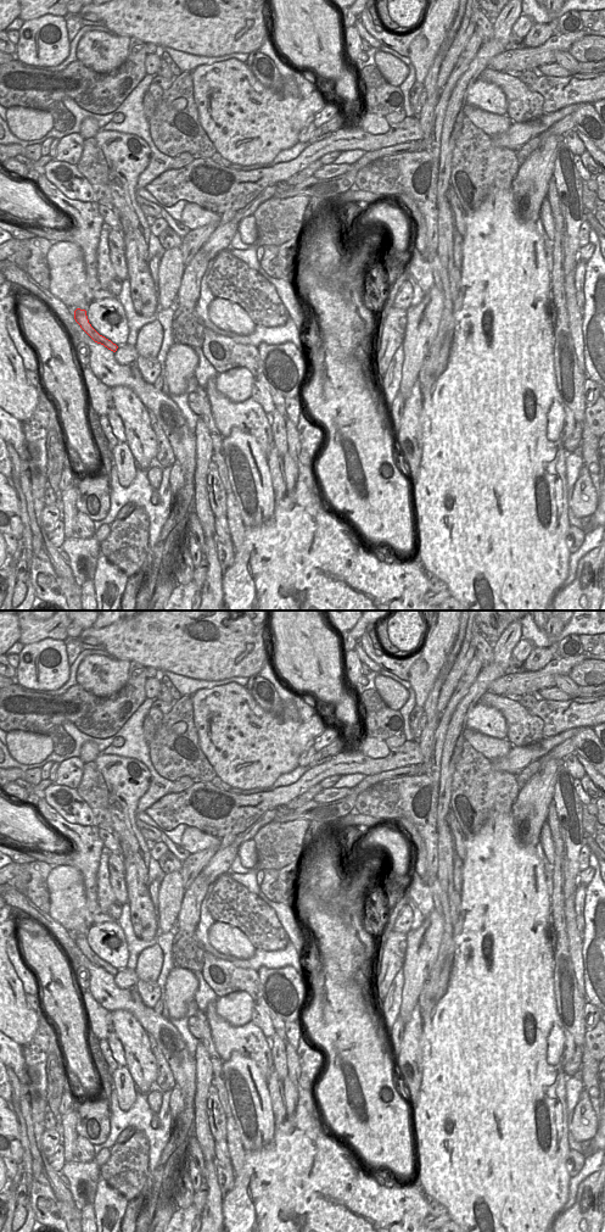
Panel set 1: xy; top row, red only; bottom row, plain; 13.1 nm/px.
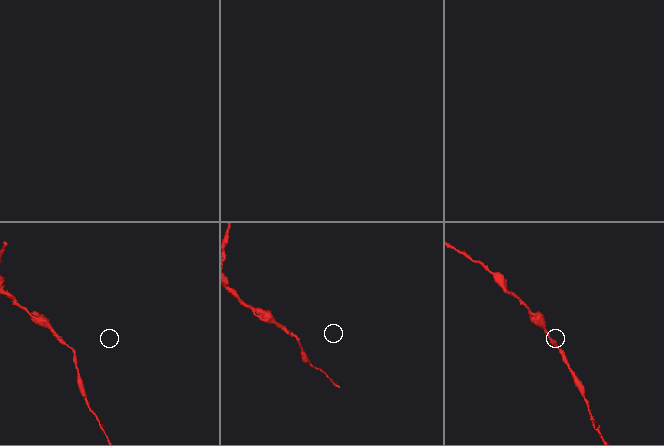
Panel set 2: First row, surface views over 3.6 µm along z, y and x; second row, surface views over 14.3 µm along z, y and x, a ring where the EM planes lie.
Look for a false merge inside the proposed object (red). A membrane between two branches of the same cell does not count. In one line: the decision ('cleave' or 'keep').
keep

